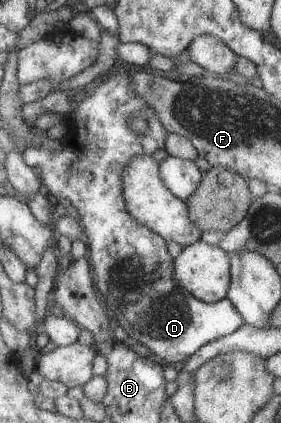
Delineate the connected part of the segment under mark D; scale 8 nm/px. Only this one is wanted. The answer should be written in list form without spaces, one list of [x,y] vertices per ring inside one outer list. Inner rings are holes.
[[[121,66],[110,69],[102,77],[94,79],[89,89],[85,90],[83,99],[72,104],[72,111],[67,116],[66,134],[59,140],[61,150],[48,150],[30,146],[25,150],[24,160],[30,167],[38,166],[43,192],[53,202],[68,200],[76,209],[79,223],[83,228],[83,240],[86,243],[88,262],[92,268],[93,283],[100,294],[108,313],[113,314],[117,323],[127,332],[128,342],[146,346],[154,357],[174,364],[182,362],[194,354],[198,348],[217,338],[234,332],[242,323],[242,317],[226,298],[215,303],[205,303],[194,299],[173,278],[173,260],[167,252],[164,238],[150,232],[146,226],[140,226],[124,206],[122,198],[122,168],[134,156],[151,156],[157,149],[164,148],[166,130],[154,114],[154,110],[130,90],[131,68]],[[132,116],[142,116],[146,124],[146,132],[136,134],[128,120]]]

